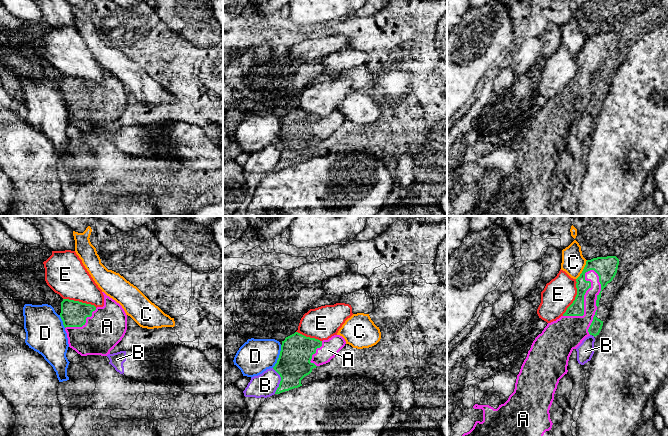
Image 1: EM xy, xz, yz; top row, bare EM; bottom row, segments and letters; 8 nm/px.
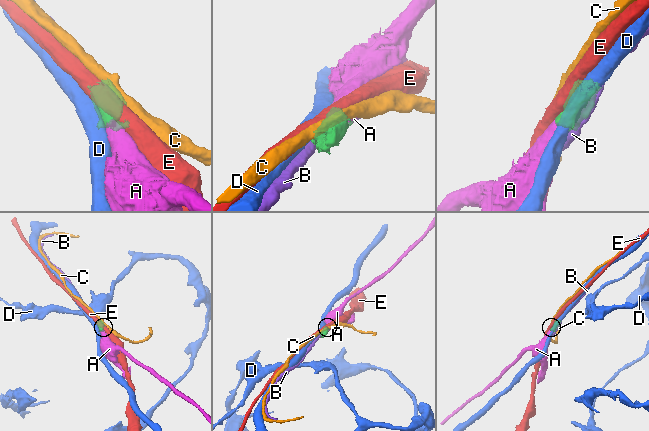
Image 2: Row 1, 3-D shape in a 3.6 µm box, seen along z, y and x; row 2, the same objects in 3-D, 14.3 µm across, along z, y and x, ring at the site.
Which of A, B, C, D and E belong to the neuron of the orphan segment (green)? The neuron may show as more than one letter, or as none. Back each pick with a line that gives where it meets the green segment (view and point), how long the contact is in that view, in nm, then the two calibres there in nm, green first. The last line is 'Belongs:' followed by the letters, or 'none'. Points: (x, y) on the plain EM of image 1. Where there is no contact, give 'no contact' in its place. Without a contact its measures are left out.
A: meets green in yz at (583, 75); contact 460 nm long; 110 nm thick on the green side, 200 nm on the other
Belongs: A

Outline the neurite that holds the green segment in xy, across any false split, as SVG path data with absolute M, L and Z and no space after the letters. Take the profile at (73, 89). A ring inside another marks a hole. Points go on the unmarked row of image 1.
M104 68L104 82L95 83L63 75L60 93L69 123L81 132L107 132L127 106L127 91L122 82Z

